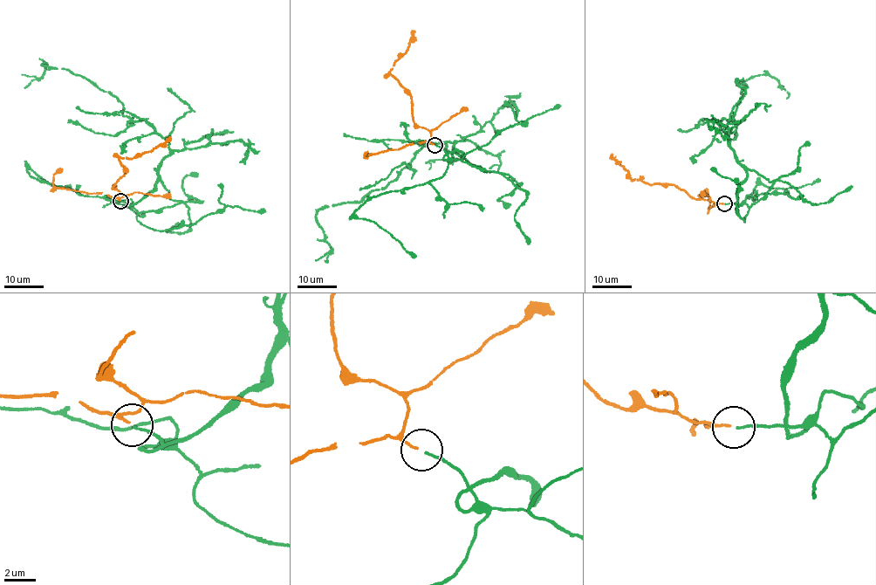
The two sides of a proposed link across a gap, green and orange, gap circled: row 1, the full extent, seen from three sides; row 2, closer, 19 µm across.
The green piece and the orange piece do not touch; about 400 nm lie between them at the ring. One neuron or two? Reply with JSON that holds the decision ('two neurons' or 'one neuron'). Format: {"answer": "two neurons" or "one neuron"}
{"answer": "one neuron"}

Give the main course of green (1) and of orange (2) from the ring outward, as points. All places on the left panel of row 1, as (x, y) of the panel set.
1: (121, 201), (153, 191), (168, 143), (65, 69), (46, 63), (24, 88)
2: (119, 200), (118, 198), (123, 196), (112, 188), (128, 171), (119, 158), (135, 158), (160, 145), (170, 136)

